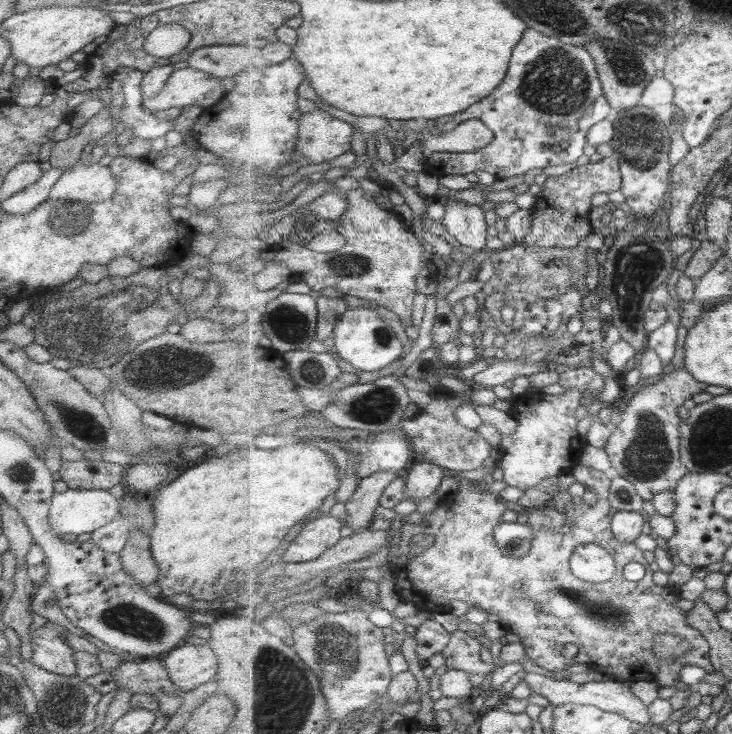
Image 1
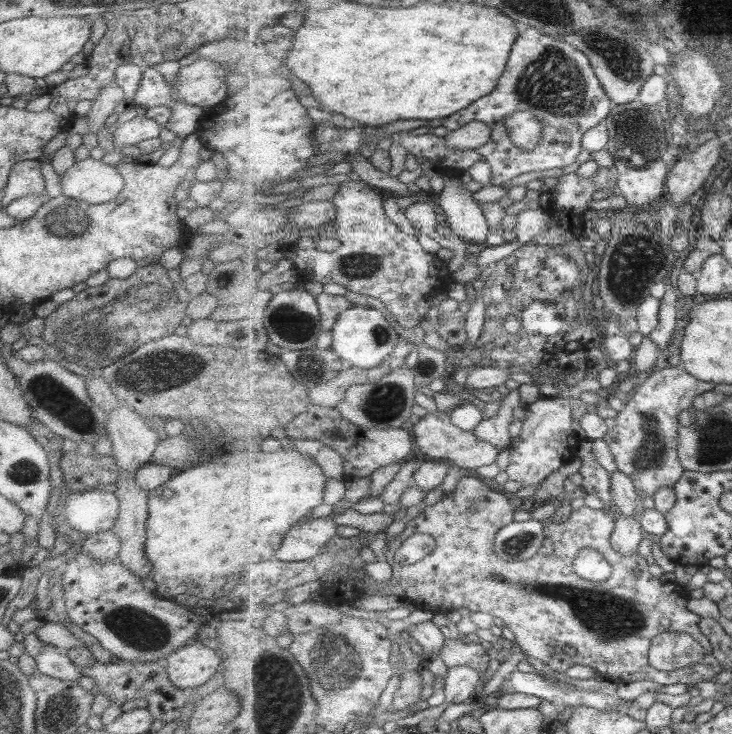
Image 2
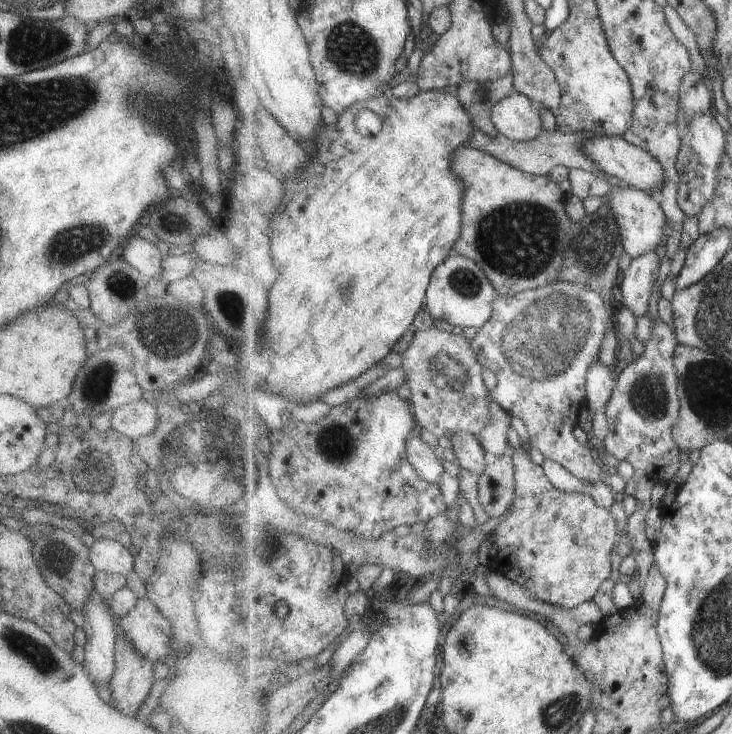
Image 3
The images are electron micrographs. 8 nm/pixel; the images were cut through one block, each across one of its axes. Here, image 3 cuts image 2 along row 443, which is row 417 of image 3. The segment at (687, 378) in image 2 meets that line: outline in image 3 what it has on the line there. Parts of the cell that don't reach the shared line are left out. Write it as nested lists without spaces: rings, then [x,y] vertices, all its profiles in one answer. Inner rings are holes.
[[[659,317],[653,320],[653,338],[645,344],[645,350],[641,356],[627,365],[617,376],[616,388],[607,402],[607,418],[610,420],[610,432],[603,445],[607,452],[619,461],[627,460],[635,470],[645,471],[645,474],[656,482],[669,481],[677,470],[681,468],[681,452],[673,438],[675,422],[679,416],[679,394],[677,385],[680,384],[680,375],[676,368],[676,350],[679,346],[677,335],[672,325]]]

